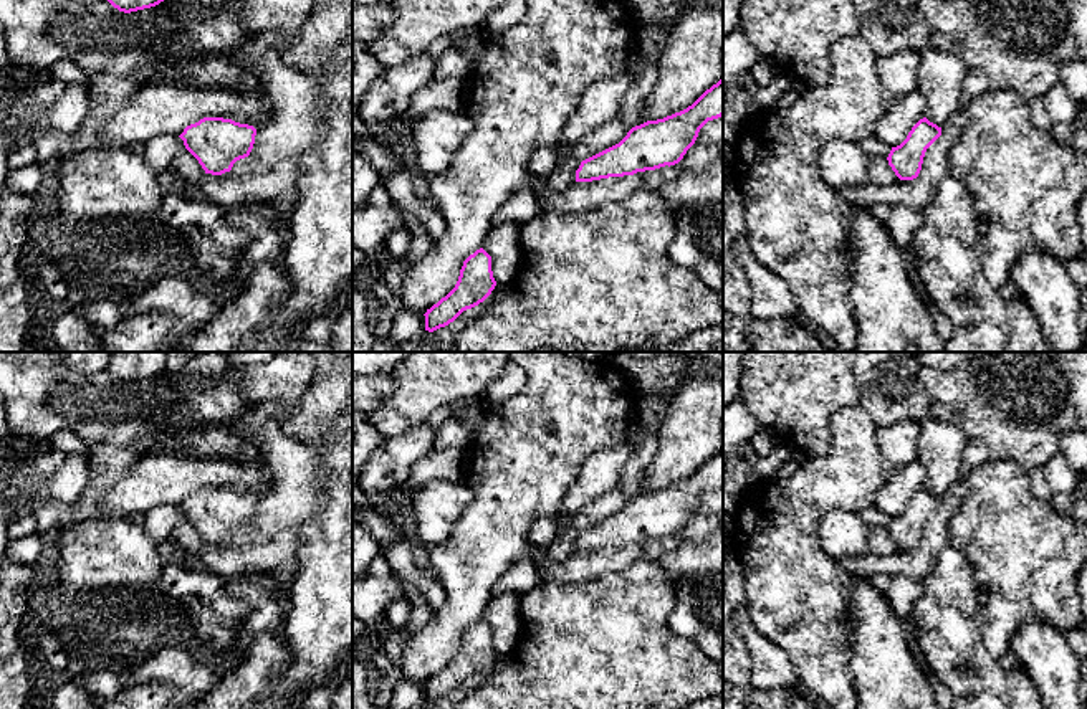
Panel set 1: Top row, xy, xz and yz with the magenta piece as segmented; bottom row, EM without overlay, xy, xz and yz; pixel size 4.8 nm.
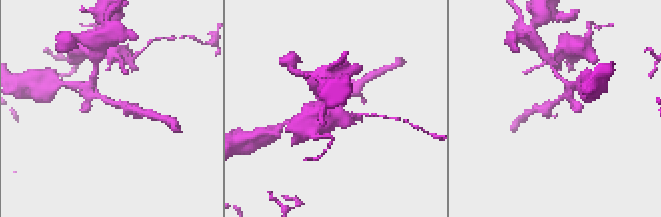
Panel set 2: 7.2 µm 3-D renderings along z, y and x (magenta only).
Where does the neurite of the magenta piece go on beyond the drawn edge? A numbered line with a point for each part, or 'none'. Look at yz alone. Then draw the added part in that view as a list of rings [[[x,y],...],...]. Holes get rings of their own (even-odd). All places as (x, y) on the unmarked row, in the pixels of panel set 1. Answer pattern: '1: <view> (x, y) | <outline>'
none

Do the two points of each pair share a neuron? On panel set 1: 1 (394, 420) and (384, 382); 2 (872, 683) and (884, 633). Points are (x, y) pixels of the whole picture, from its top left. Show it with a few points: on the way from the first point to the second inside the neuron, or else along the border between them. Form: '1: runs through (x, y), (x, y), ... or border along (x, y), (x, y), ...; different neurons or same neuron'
1: border along (394, 371), (394, 392), (369, 413); different neurons
2: runs through (879, 671), (879, 645); same neuron

